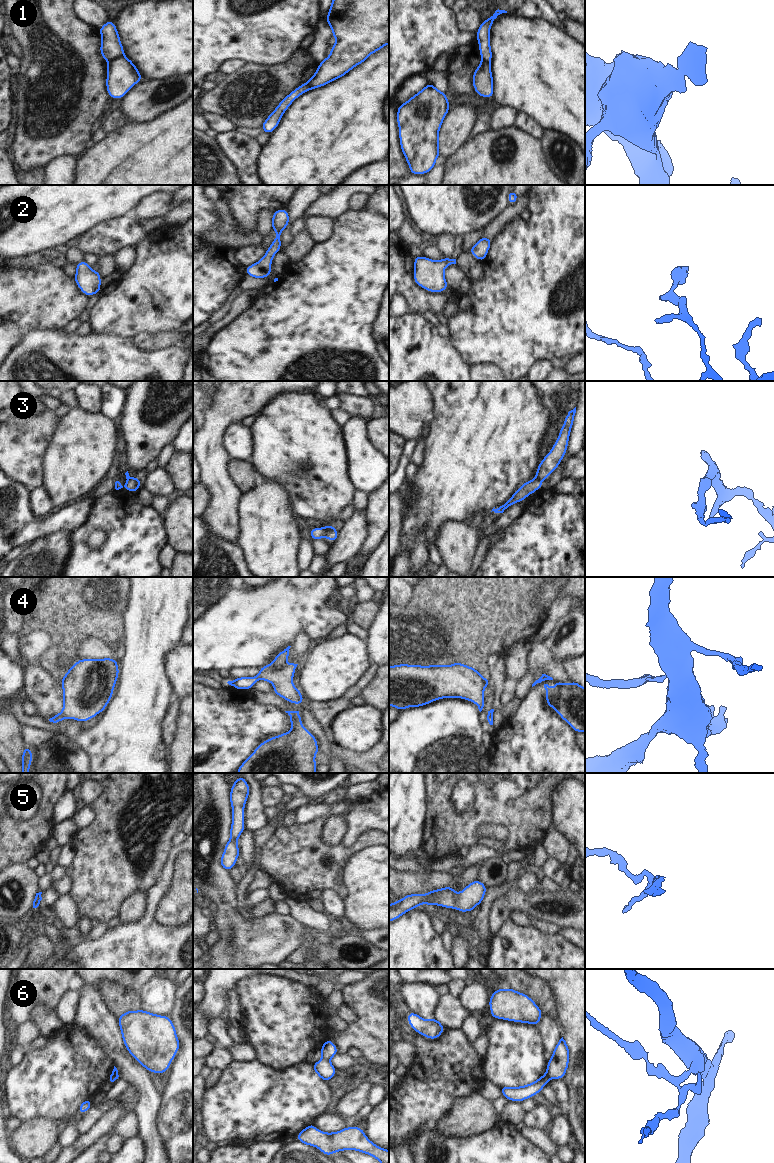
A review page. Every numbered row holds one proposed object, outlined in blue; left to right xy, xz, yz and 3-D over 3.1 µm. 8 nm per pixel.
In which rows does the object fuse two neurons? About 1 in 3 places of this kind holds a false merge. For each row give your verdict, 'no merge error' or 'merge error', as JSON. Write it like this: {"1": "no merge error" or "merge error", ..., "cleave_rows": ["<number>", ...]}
{"1": "merge error", "2": "no merge error", "3": "merge error", "4": "merge error", "5": "no merge error", "6": "merge error", "cleave_rows": ["1", "3", "4", "6"]}

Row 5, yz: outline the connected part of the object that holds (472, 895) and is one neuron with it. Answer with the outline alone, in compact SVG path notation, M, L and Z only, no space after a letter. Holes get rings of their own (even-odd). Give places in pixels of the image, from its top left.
M477 879L457 894L451 886L435 889L426 894L407 894L403 899L397 899L395 903L389 904L389 922L421 904L457 909L460 913L473 912L473 909L483 901L486 891L487 886Z

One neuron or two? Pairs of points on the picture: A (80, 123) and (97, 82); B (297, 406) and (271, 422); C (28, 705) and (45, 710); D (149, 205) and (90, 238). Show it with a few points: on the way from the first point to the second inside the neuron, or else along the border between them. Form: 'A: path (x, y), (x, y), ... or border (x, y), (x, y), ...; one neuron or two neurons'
A: path (80, 113), (80, 103), (87, 92); one neuron
B: path (291, 412), (281, 422), (277, 422); one neuron
C: border (26, 695), (33, 702), (35, 713); two neurons
D: path (134, 214), (114, 234), (105, 238); one neuron

